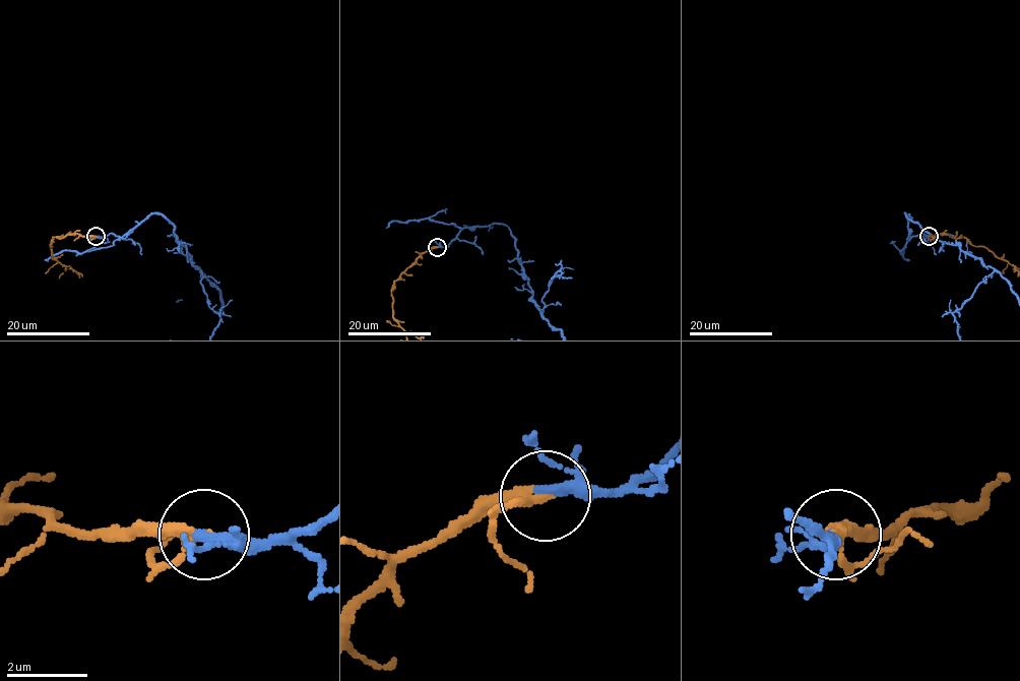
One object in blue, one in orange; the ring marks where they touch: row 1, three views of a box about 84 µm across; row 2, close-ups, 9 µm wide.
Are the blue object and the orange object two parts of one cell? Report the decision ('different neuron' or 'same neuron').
same neuron

